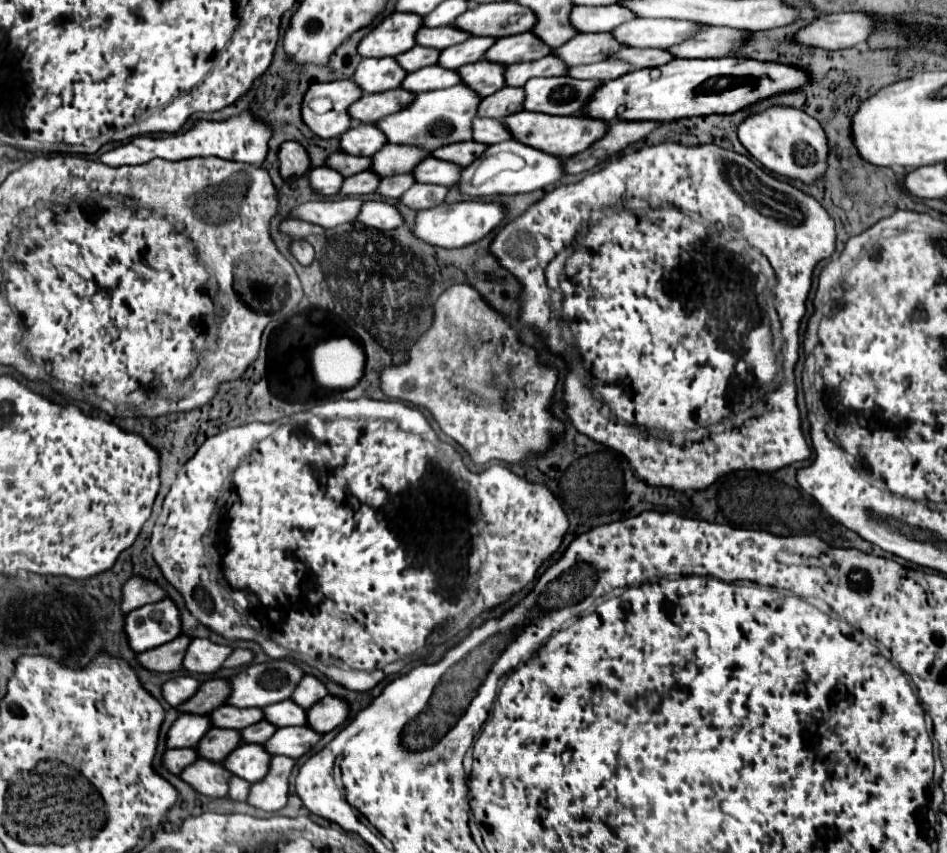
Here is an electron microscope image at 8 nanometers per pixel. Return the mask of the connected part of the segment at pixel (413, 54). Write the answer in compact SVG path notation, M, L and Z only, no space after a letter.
M417 45L417 47L409 49L407 53L397 55L397 63L399 63L407 73L413 73L413 71L417 71L417 69L421 69L421 67L435 65L439 53L441 53L441 51L437 51L437 49L429 49L429 47Z

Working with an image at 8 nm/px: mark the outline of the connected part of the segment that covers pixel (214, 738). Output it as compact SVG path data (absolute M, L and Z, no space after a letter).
M219 727L209 729L209 733L199 741L197 751L201 757L209 761L225 761L233 749L241 745L241 733L239 731L221 731Z

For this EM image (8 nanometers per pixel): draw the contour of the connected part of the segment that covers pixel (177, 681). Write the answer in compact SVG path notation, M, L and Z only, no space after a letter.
M179 675L179 677L173 677L169 679L165 685L163 685L163 697L165 701L171 705L171 707L179 707L179 703L191 699L197 689L201 687L201 681L197 677L191 677L191 675Z

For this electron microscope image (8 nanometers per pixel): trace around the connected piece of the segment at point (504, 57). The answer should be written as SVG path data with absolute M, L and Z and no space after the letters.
M531 31L511 37L501 37L497 43L487 51L485 59L497 61L497 63L521 63L521 61L535 61L551 53L551 47L547 43L541 43L537 35Z

